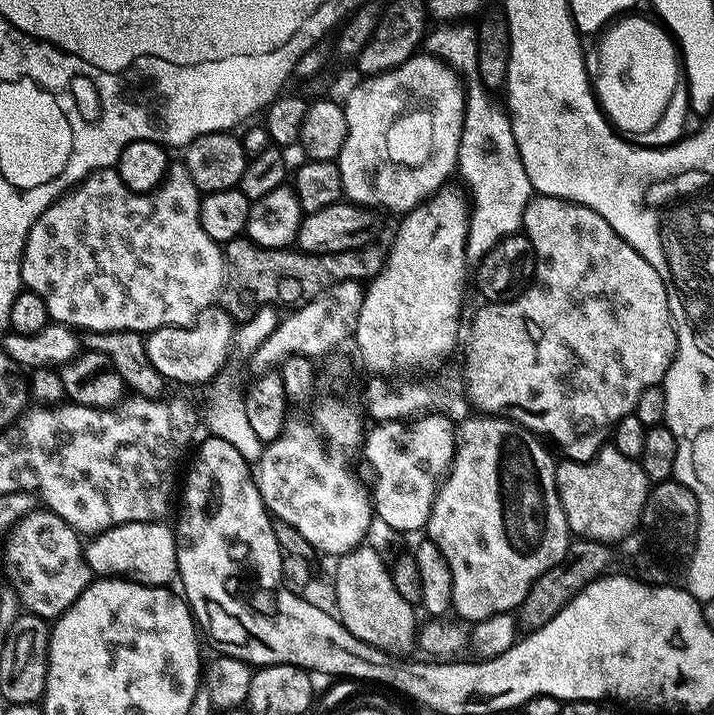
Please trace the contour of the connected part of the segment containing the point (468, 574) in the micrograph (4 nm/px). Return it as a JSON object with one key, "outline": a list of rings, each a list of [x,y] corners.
{"outline":[[[487,414],[473,417],[465,422],[464,433],[459,433],[449,476],[439,485],[426,525],[427,539],[442,550],[442,558],[450,566],[455,615],[467,622],[485,620],[503,612],[515,613],[536,579],[562,562],[570,543],[566,514],[556,489],[557,461],[552,460],[551,454],[539,444],[541,441],[521,424]]]}

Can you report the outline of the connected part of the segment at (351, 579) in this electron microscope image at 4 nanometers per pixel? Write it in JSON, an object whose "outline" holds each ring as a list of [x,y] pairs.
{"outline":[[[361,546],[335,561],[336,564],[336,608],[338,619],[354,634],[370,646],[393,656],[407,657],[411,648],[418,644],[417,609],[398,590],[394,590],[389,565],[369,546]]]}

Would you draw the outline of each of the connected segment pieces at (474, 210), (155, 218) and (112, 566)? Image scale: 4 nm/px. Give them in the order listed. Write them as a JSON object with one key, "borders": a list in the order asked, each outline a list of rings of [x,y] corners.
{"borders":[[[[480,86],[469,89],[465,108],[476,108],[472,116],[465,116],[463,134],[460,139],[457,171],[468,184],[470,195],[470,215],[468,223],[467,256],[479,260],[500,240],[515,235],[523,225],[525,208],[531,200],[534,189],[522,165],[514,140],[511,117],[500,103],[486,98],[485,89]]],[[[182,162],[169,167],[159,188],[145,194],[130,190],[122,182],[122,178],[112,168],[101,168],[81,180],[71,190],[55,200],[34,222],[30,234],[24,243],[24,253],[20,263],[20,282],[27,291],[38,294],[42,302],[46,302],[49,321],[64,324],[73,330],[84,332],[138,332],[147,334],[159,328],[183,328],[192,323],[202,310],[213,307],[226,284],[226,256],[221,245],[206,234],[200,221],[202,193],[194,186],[194,178],[190,178],[190,170]]],[[[126,522],[110,530],[99,533],[87,541],[84,557],[88,559],[93,573],[100,578],[123,578],[136,584],[168,586],[177,579],[178,562],[176,561],[176,533],[164,522]]]]}

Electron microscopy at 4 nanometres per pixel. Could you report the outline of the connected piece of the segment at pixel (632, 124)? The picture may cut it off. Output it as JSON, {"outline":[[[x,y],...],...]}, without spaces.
{"outline":[[[644,16],[620,18],[603,33],[600,53],[596,56],[596,96],[613,126],[630,139],[640,144],[672,144],[683,134],[684,115],[690,112],[688,82],[682,73],[682,60],[675,41],[663,24],[652,20]]]}

